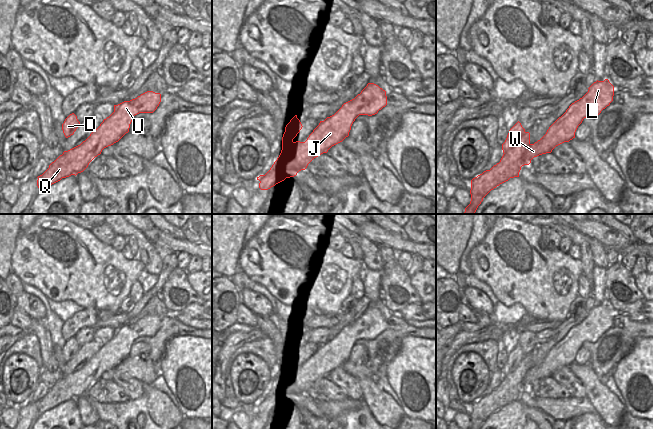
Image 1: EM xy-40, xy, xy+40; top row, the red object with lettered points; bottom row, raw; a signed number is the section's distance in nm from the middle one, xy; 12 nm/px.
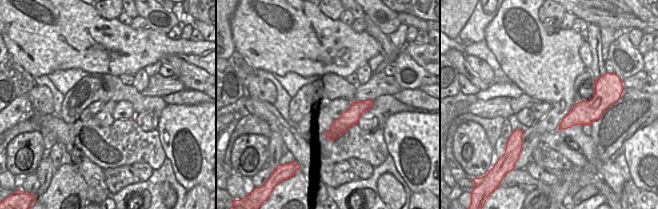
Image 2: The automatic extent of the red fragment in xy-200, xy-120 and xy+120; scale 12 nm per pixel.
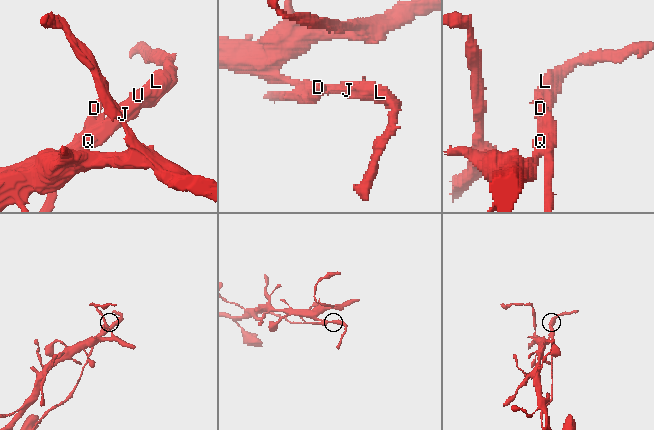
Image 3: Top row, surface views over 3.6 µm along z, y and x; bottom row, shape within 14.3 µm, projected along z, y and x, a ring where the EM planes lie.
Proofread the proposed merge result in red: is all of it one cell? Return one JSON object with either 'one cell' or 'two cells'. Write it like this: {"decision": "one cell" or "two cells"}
{"decision": "two cells"}

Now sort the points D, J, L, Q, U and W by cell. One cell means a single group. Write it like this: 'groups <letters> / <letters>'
groups D / J L Q U W

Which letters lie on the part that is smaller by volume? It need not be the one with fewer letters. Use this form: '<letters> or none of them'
D

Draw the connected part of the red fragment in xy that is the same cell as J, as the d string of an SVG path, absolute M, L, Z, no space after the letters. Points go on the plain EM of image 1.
M368 307L360 318L344 327L334 339L327 341L324 345L320 345L319 349L313 354L305 366L292 366L289 371L282 373L270 394L265 399L260 399L263 403L260 404L259 412L261 414L268 414L286 402L296 400L299 395L305 394L314 382L323 377L327 377L332 370L348 361L351 350L359 339L375 339L386 329L386 315L374 307Z

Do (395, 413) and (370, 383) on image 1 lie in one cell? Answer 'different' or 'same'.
same

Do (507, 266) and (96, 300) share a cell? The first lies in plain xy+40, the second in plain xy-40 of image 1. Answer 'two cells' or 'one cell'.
one cell

